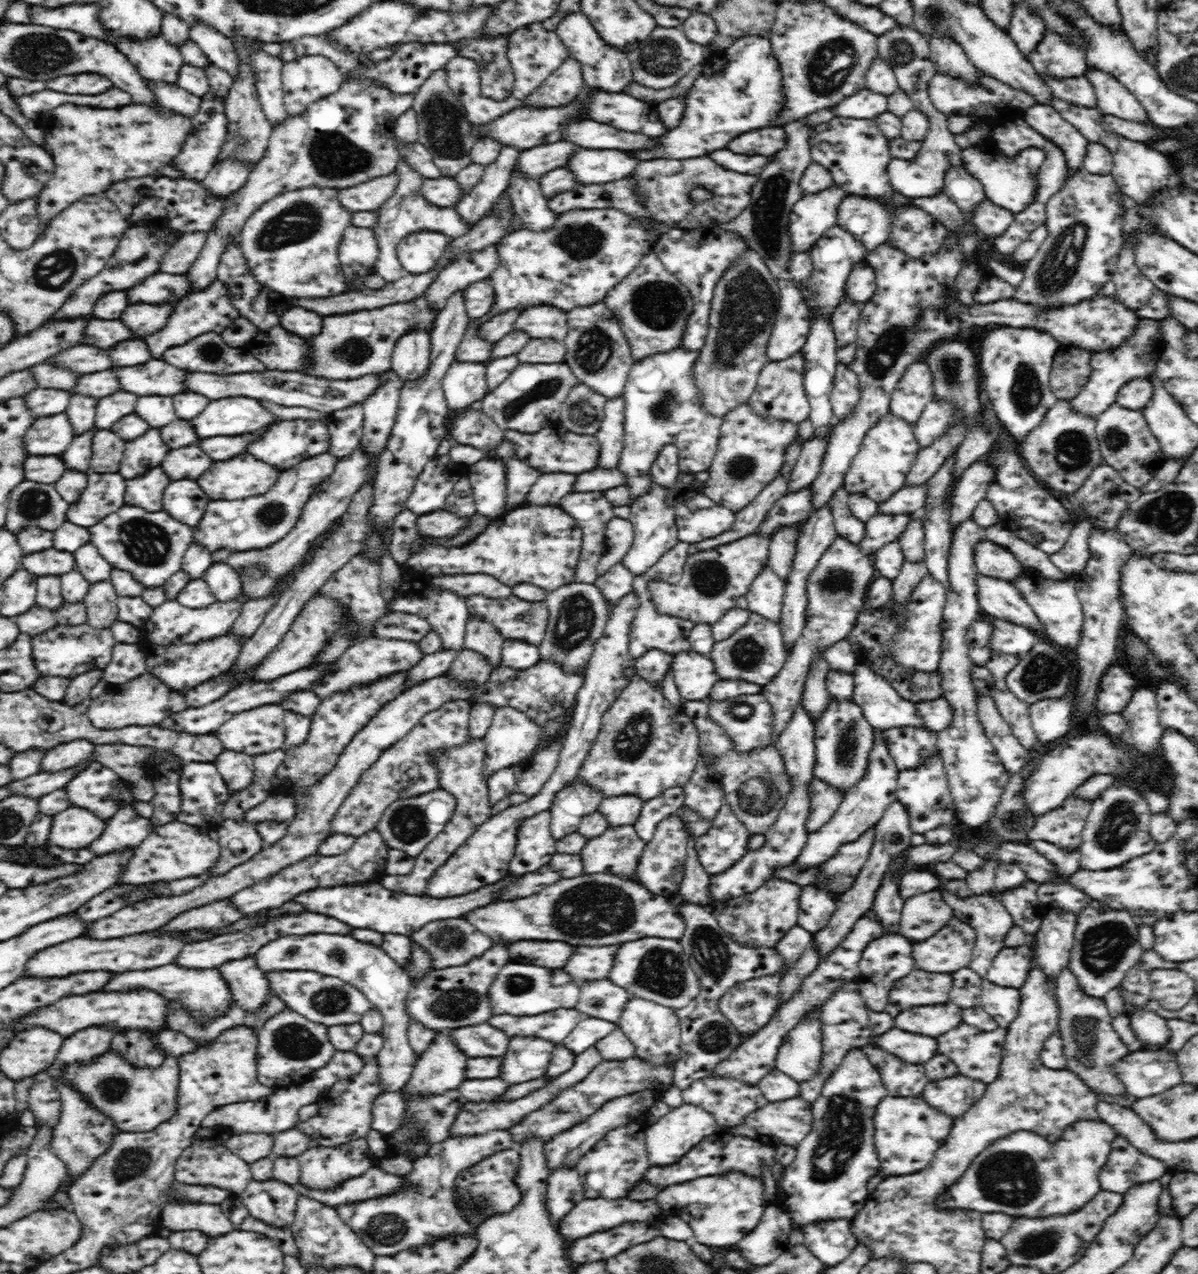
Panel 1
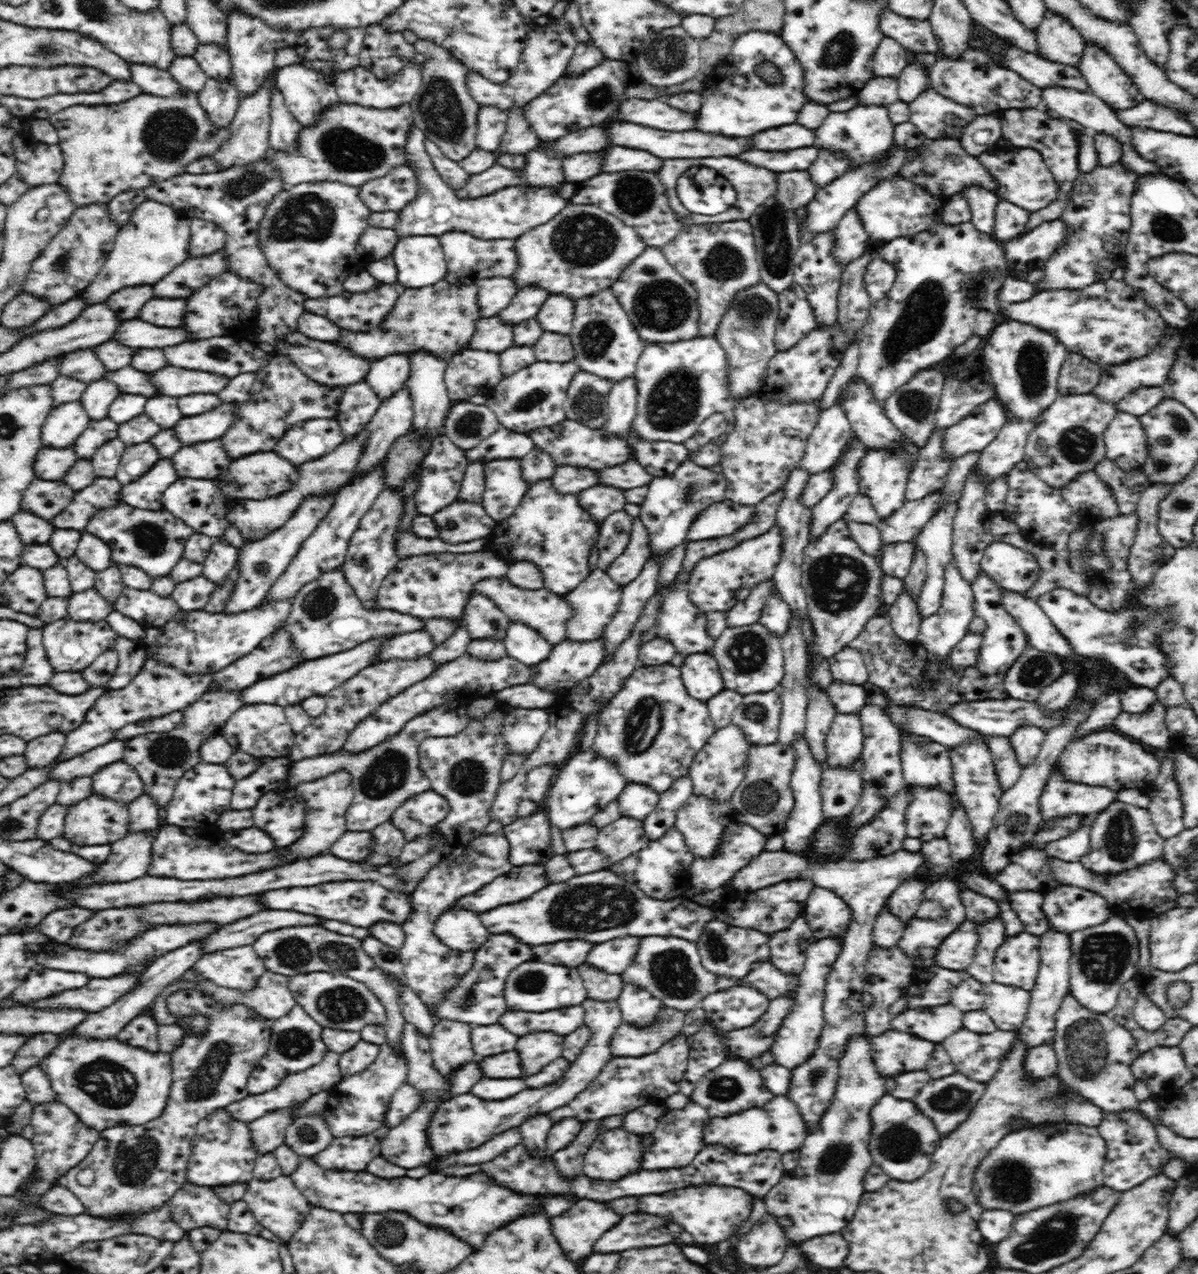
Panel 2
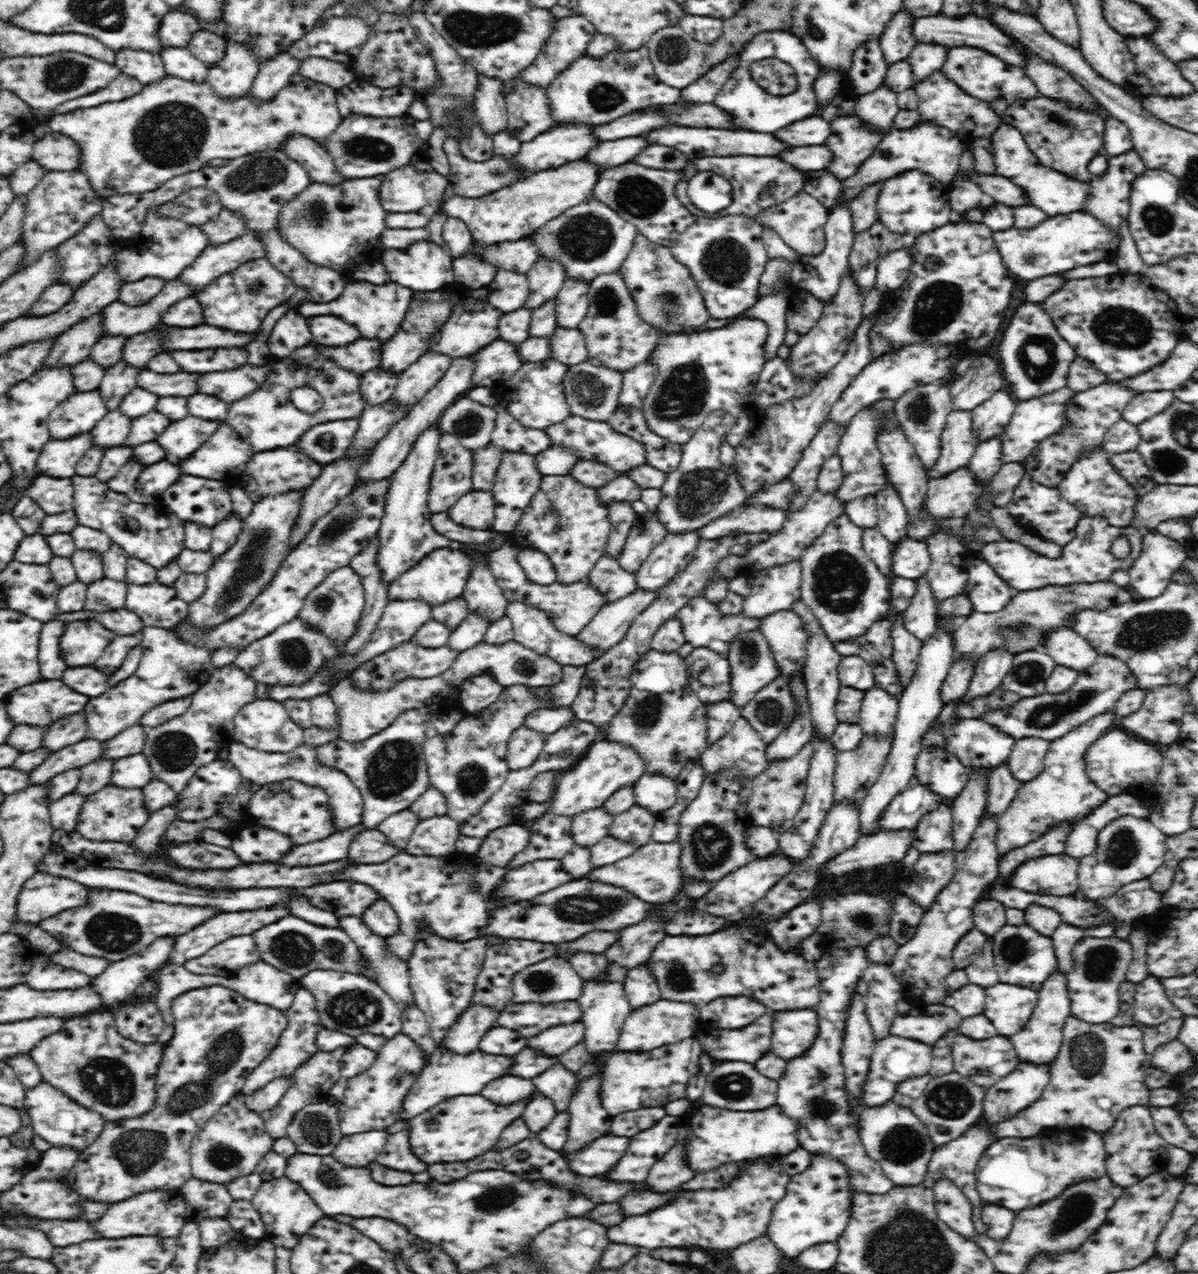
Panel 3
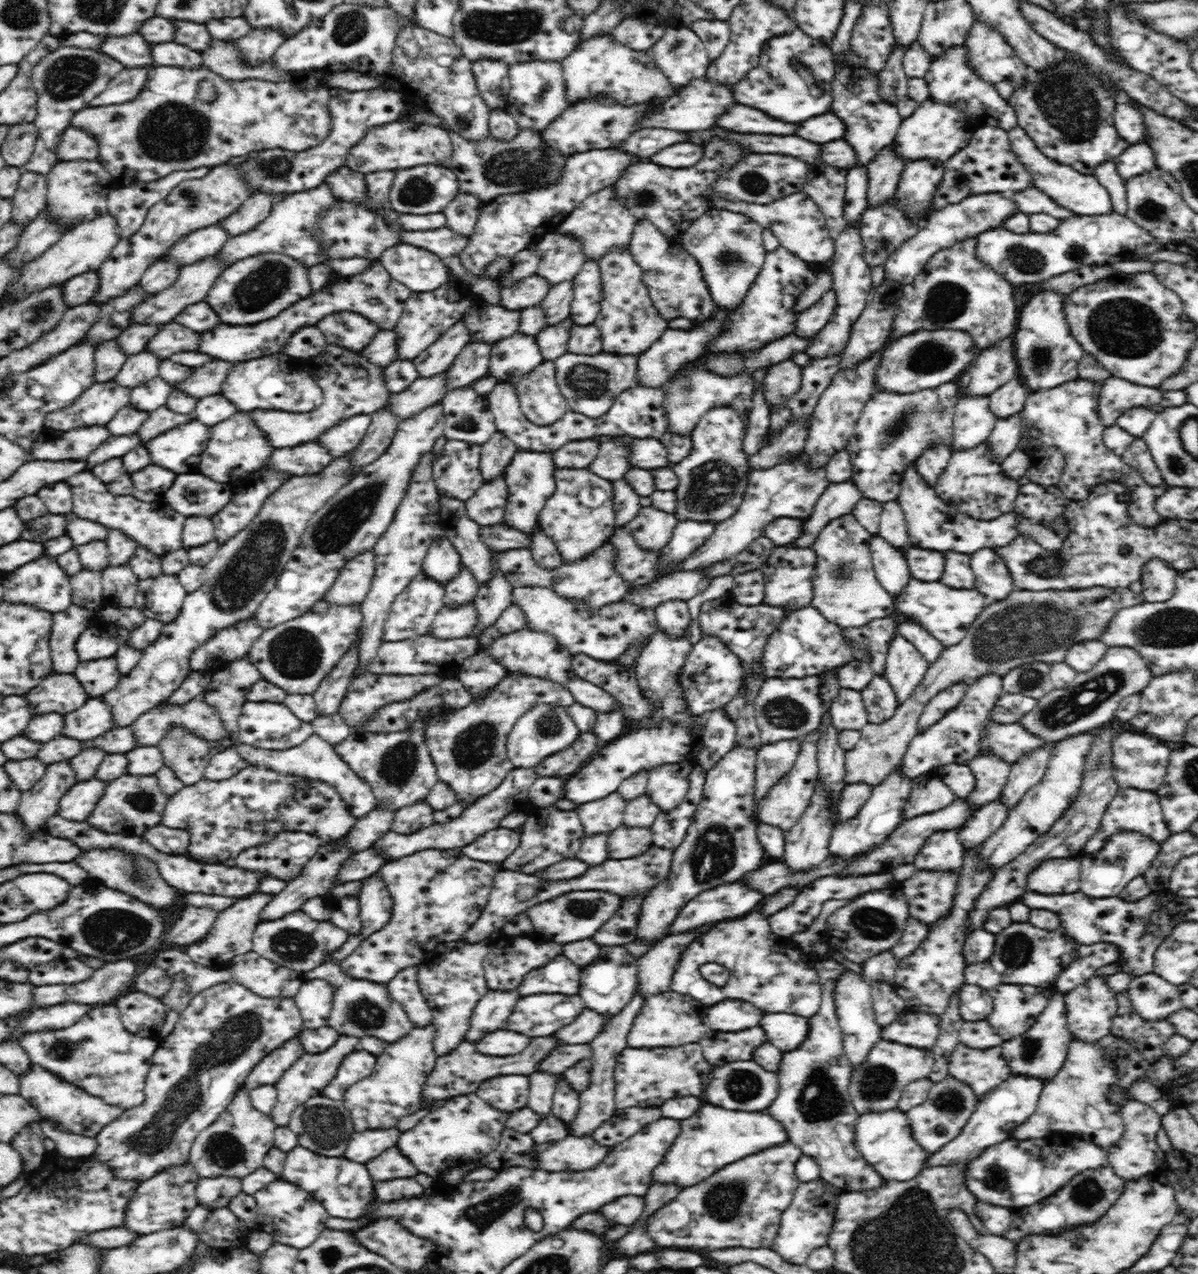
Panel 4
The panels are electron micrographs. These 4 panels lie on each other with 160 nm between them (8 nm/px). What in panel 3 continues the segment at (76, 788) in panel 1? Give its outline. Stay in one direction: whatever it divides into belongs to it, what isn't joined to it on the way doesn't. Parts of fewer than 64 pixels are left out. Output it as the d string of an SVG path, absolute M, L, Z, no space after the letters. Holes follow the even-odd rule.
M141 753L114 761L109 784L120 788L143 788L153 779L146 756Z

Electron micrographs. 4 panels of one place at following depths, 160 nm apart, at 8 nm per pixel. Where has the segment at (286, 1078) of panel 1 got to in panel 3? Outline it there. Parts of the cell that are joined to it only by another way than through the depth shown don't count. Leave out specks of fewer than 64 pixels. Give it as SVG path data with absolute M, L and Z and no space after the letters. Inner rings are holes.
M301 987L295 994L292 1006L285 1011L285 1014L288 1017L288 1026L282 1031L274 1050L271 1050L270 1054L244 1078L242 1094L250 1095L275 1078L291 1076L298 1066L302 1066L308 1058L319 1051L318 1045L316 1045L316 1034L323 1025L317 1012L314 997Z

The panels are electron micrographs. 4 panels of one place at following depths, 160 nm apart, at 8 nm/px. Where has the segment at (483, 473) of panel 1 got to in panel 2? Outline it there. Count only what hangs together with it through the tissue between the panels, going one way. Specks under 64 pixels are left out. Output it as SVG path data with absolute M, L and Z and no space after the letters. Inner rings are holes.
M520 459L487 461L484 465L484 474L485 489L481 505L496 521L510 518L529 488L522 478Z

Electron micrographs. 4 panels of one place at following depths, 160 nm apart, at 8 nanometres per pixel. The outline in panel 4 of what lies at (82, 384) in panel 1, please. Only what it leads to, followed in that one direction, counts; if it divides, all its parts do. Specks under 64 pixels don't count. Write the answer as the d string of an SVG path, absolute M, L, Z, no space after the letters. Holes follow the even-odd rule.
M214 360L210 364L204 364L202 368L196 368L192 372L192 376L187 376L184 380L178 381L176 386L173 385L173 388L196 400L220 394L222 383L232 366L233 363L230 364L225 360Z

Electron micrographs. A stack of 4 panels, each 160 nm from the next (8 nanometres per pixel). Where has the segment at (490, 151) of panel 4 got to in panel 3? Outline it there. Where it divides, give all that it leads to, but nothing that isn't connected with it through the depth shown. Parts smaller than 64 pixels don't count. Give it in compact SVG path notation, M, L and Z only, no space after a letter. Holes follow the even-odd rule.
M450 136L444 141L443 148L450 164L449 175L446 176L449 186L452 187L454 194L466 198L478 198L485 194L496 192L496 190L510 186L512 183L525 179L529 174L532 174L532 172L521 170L517 164L513 164L511 156L506 157L494 154L486 162L472 162L461 153L459 141Z

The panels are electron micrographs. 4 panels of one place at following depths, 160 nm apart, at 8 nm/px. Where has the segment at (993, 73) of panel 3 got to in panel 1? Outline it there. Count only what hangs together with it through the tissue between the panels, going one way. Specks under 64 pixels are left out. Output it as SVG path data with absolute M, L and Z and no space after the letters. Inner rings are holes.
M980 70L974 84L969 84L961 78L935 72L930 79L928 92L932 104L947 117L955 114L986 116L988 110L1026 110L1037 103L1031 94L1016 90L995 78L986 76Z

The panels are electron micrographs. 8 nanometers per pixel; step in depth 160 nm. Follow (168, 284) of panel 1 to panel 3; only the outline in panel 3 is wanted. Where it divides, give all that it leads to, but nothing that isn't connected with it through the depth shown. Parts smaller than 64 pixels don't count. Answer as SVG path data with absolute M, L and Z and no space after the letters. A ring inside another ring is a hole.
M245 232L234 240L220 245L208 245L206 250L190 264L177 278L180 283L194 287L196 291L202 291L206 286L216 281L216 278L228 274L236 270L237 267L242 266L246 262L265 258L266 249L261 243L261 240L255 236L253 232Z

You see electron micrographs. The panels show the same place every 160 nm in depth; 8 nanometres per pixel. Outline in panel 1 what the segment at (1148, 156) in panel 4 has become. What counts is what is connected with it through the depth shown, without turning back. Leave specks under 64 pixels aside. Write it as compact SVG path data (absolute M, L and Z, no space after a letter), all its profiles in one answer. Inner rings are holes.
M1082 168L1072 173L1063 187L1046 203L1047 239L1039 252L1021 270L1024 280L1014 287L1013 300L1046 310L1054 306L1076 305L1098 295L1099 290L1113 279L1120 252L1123 250L1123 206L1119 186L1111 174L1090 174Z

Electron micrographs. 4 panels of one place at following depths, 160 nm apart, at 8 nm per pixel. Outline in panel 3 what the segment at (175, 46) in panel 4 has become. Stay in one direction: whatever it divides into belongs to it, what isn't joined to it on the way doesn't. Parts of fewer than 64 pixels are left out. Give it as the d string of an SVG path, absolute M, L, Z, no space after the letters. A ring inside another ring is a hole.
M163 47L160 53L167 74L192 82L205 82L208 67L187 48Z

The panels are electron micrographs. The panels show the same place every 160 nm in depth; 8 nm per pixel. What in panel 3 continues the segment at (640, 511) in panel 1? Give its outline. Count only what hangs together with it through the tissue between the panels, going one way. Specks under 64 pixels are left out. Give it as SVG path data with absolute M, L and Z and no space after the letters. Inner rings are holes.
M716 411L707 414L700 428L689 438L688 442L681 446L681 461L676 470L667 473L664 484L659 488L663 495L654 512L658 522L665 526L668 534L685 534L698 531L701 526L746 503L747 496L738 480L738 475L734 472L733 465L722 464L718 458L720 456L720 444L725 440L726 433L734 423L735 415L730 413Z

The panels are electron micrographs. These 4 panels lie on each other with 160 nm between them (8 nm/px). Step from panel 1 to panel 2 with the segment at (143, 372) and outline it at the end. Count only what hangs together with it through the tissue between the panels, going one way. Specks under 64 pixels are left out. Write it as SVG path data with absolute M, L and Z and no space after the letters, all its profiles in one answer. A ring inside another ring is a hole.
M164 366L149 373L149 380L160 395L188 396L188 394L216 394L228 386L231 378L201 370L184 370L176 366Z

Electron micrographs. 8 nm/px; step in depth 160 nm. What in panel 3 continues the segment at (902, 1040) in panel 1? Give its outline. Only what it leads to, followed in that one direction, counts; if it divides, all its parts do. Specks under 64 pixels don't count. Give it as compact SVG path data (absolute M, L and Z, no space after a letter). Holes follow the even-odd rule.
M886 1036L882 1040L876 1042L874 1046L874 1054L872 1054L870 1062L870 1072L866 1074L866 1082L862 1084L862 1096L860 1101L866 1107L880 1106L885 1102L892 1101L894 1090L900 1082L914 1078L914 1076L922 1076L928 1074L932 1066L932 1046L910 1040L910 1038L898 1038L898 1036Z

